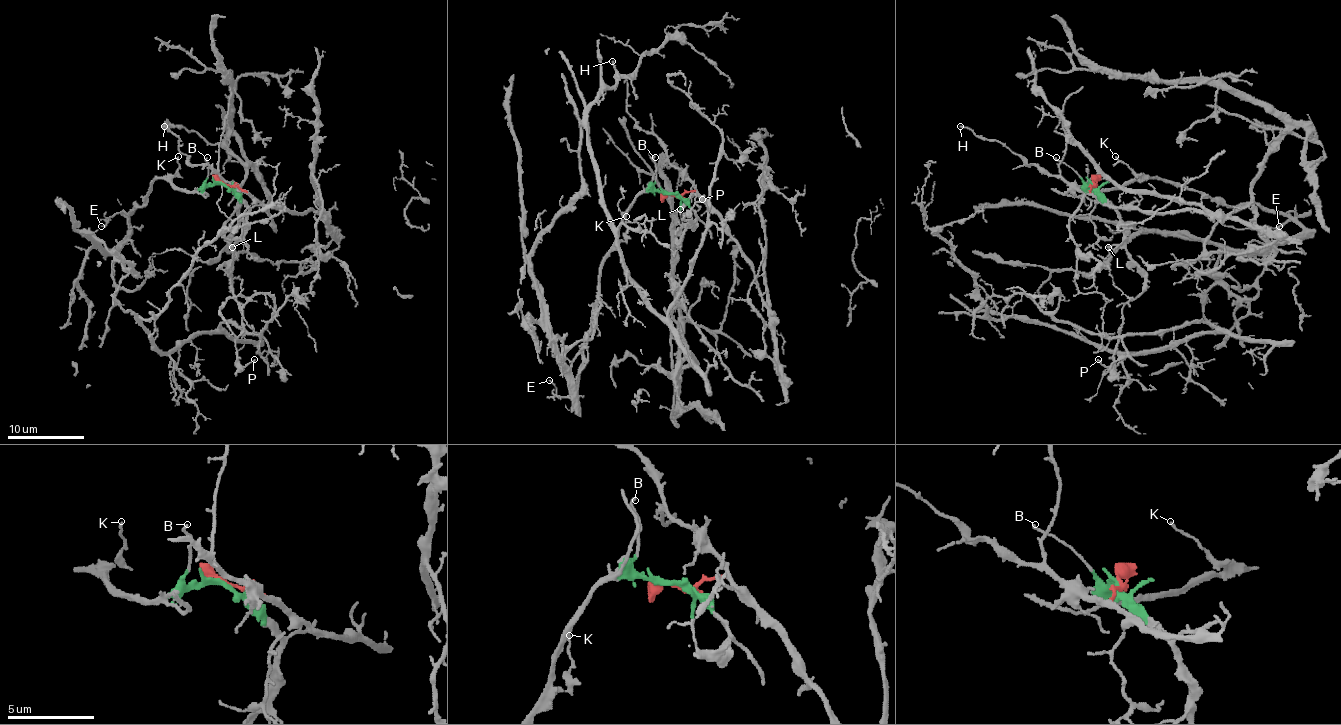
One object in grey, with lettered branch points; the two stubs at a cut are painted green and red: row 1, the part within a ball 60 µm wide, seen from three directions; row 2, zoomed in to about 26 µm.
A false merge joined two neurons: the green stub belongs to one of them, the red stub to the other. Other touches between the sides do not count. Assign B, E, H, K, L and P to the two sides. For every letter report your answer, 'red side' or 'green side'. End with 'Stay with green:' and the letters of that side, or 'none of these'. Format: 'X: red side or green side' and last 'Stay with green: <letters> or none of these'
B: green side
E: green side
H: red side
K: green side
L: green side
P: green side
Stay with green: B, E, K, L, P

